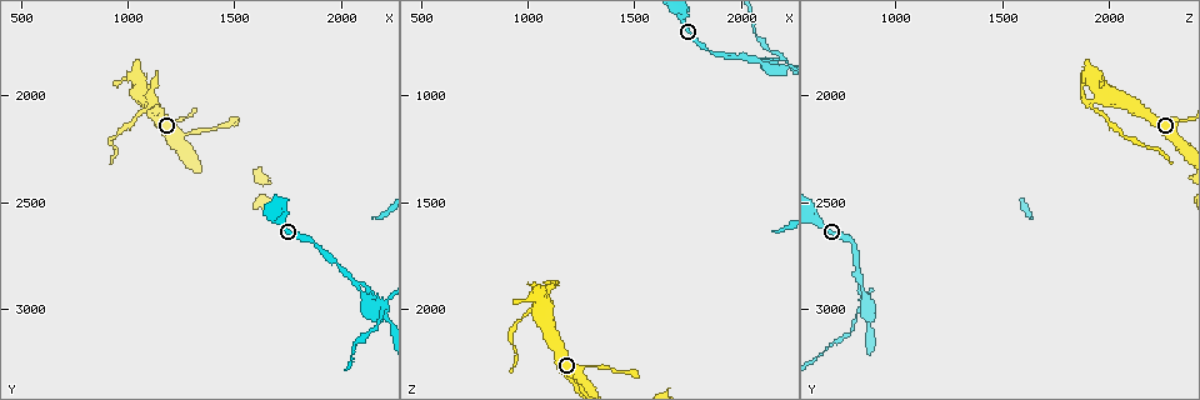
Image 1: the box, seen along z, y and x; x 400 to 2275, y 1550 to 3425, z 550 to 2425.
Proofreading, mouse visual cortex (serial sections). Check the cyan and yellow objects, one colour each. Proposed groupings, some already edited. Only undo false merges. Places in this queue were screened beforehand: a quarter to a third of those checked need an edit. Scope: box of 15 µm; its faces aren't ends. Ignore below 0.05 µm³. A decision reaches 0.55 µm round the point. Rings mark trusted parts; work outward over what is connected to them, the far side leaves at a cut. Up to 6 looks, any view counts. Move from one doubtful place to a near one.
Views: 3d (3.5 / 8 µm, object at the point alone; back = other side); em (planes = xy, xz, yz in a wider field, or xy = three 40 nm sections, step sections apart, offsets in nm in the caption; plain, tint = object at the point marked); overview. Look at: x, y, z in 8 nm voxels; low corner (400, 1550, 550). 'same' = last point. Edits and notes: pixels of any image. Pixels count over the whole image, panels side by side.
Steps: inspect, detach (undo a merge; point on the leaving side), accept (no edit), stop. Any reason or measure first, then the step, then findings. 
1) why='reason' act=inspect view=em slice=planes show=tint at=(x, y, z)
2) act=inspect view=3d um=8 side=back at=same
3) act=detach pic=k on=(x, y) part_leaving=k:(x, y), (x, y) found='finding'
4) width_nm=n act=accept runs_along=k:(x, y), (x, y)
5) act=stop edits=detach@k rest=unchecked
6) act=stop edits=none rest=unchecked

act=inspect view=3d um=3.5 at=(1310, 2170, 2270)

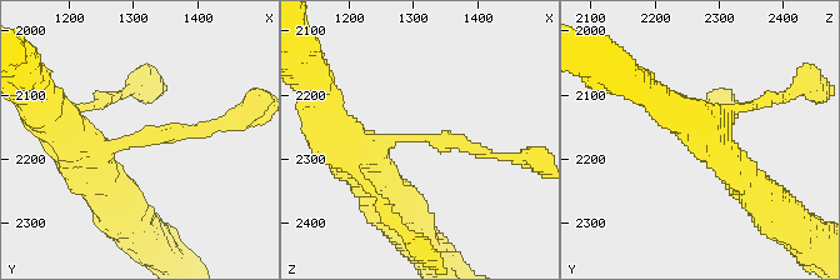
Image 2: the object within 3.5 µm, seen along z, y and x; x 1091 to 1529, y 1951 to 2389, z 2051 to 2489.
act=inspect view=em slice=xy step=1 show=tint at=(1310, 2170, 2270)

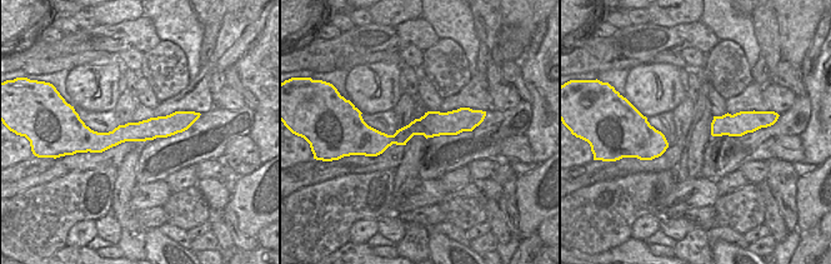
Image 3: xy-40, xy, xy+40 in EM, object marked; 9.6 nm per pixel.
act=accept runs_along=3:(472, 119), (366, 139) found='all the same cell'

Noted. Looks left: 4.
why='thin arm on a thick one' act=inspect view=3d um=8 at=(1090, 2050, 1960)

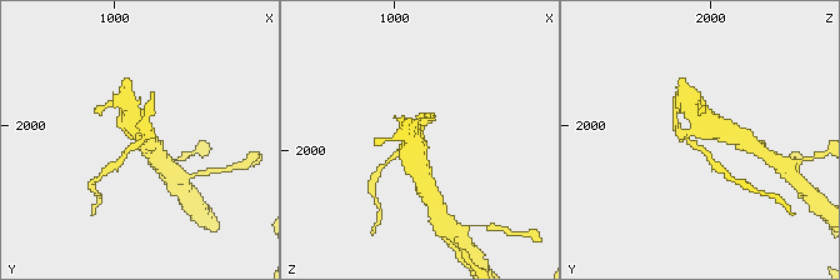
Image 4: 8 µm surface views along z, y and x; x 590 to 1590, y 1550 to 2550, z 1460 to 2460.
act=inspect view=3d um=3.5 at=(1070, 2030, 1960)

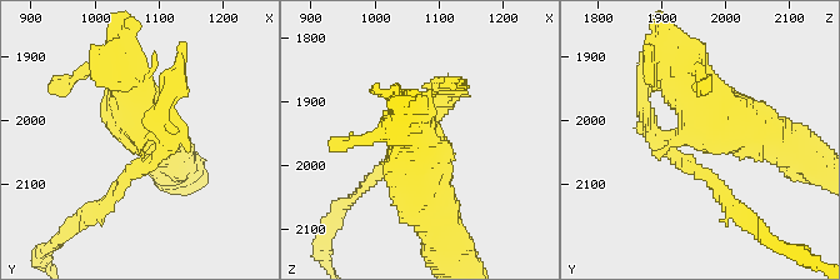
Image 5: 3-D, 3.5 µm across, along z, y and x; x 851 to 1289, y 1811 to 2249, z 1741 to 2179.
act=detach pic=5 on=(169, 89) part_leaving=5:(146, 156), (104, 206), (74, 226) found='two cells meet here'

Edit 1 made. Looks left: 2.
act=stop edits=detach@5 rest=unchecked

